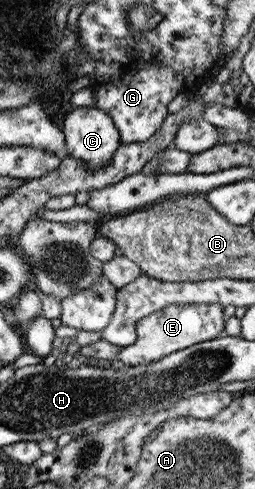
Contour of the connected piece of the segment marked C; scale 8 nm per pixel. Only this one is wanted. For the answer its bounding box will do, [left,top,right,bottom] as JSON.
[62,107,120,171]

